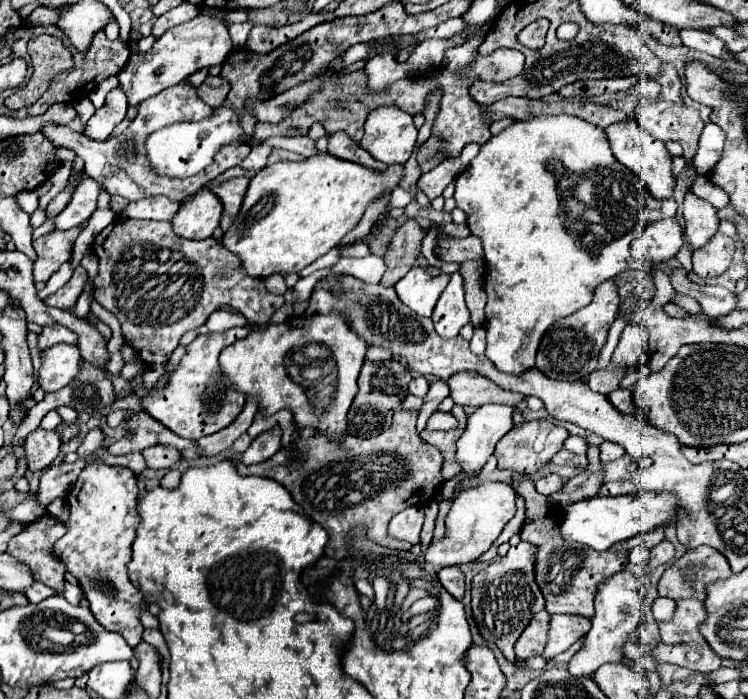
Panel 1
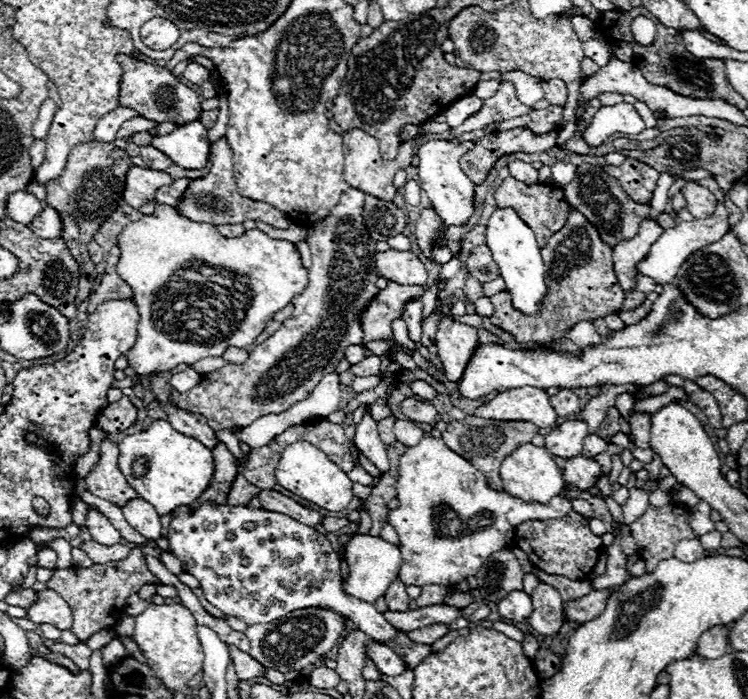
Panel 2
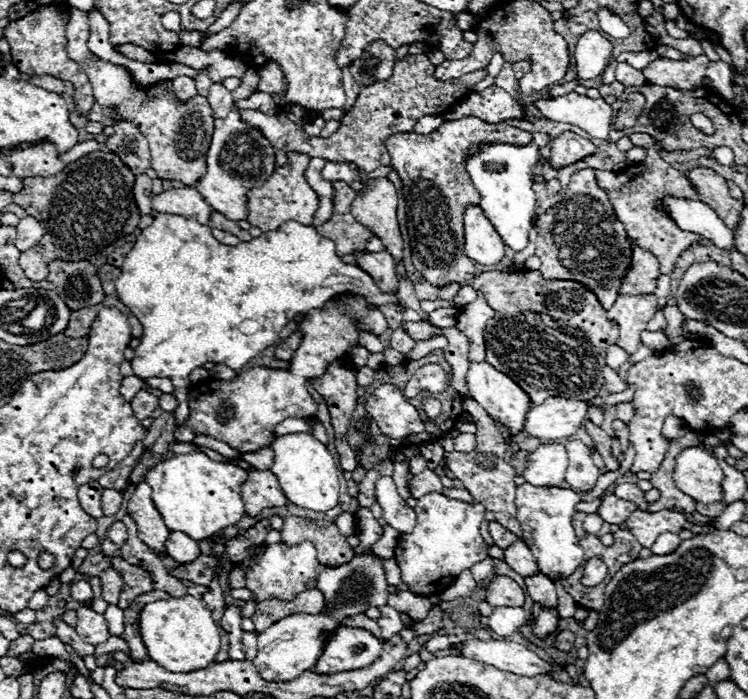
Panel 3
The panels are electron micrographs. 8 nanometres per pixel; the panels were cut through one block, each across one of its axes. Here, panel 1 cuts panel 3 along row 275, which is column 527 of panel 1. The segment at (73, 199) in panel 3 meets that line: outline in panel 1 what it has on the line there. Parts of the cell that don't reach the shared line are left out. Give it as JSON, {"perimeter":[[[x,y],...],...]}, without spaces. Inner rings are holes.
{"perimeter":[[[540,18],[540,20],[528,24],[524,30],[520,30],[518,42],[522,42],[526,48],[540,50],[540,46],[544,46],[544,36],[548,32],[548,24],[550,22],[546,18]]]}

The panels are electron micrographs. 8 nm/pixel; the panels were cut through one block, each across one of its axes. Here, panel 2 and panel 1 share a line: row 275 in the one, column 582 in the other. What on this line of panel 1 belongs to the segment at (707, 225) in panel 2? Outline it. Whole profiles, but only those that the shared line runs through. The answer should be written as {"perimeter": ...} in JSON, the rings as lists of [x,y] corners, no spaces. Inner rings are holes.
{"perimeter":[[[628,570],[606,578],[596,592],[596,616],[592,618],[592,630],[584,636],[582,648],[568,662],[568,670],[576,676],[592,676],[606,662],[622,662],[622,648],[630,640],[630,634],[642,620],[646,588],[644,584]]]}

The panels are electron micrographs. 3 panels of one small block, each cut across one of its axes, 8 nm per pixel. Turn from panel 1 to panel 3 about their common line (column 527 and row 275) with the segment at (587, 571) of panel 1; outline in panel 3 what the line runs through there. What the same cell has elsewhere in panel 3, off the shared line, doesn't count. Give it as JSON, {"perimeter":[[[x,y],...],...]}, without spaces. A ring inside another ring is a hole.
{"perimeter":[[[526,270],[520,274],[484,272],[470,280],[470,286],[482,290],[488,304],[494,308],[494,318],[488,320],[484,330],[486,340],[486,362],[506,372],[520,388],[532,396],[532,404],[538,406],[550,396],[570,396],[572,400],[592,400],[604,386],[602,368],[606,366],[606,348],[618,340],[618,324],[608,320],[606,310],[598,304],[596,296],[582,288],[582,284],[542,280],[538,270]]]}

